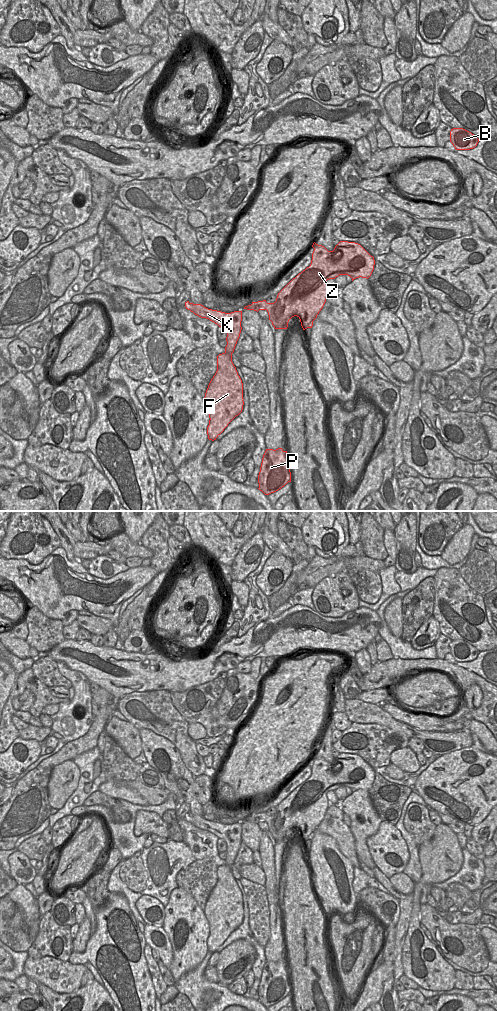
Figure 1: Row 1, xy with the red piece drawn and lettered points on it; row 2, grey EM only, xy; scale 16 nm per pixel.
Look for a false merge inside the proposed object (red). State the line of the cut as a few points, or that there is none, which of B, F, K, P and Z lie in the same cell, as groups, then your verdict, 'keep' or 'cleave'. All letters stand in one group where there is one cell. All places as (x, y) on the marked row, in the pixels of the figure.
cut in xy along (246, 308), (252, 309); B P Z / F K; cleave

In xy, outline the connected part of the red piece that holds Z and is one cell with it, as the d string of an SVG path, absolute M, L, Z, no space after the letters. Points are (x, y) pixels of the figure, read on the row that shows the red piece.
M340 241L333 251L328 251L324 246L315 242L312 247L314 251L310 266L293 278L278 293L274 303L267 303L266 300L252 302L244 309L251 308L257 312L266 310L275 329L287 329L289 320L294 316L300 319L303 330L312 328L313 321L317 318L330 294L326 284L329 279L335 279L339 275L348 275L352 278L352 281L359 277L368 279L374 270L374 257L358 243Z

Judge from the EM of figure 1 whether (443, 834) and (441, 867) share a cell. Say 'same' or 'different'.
same

